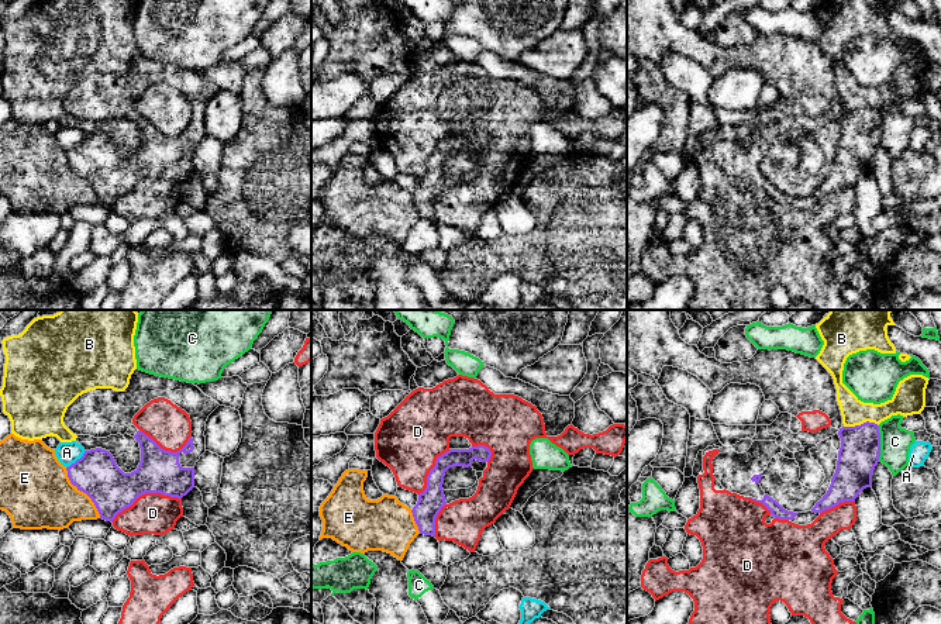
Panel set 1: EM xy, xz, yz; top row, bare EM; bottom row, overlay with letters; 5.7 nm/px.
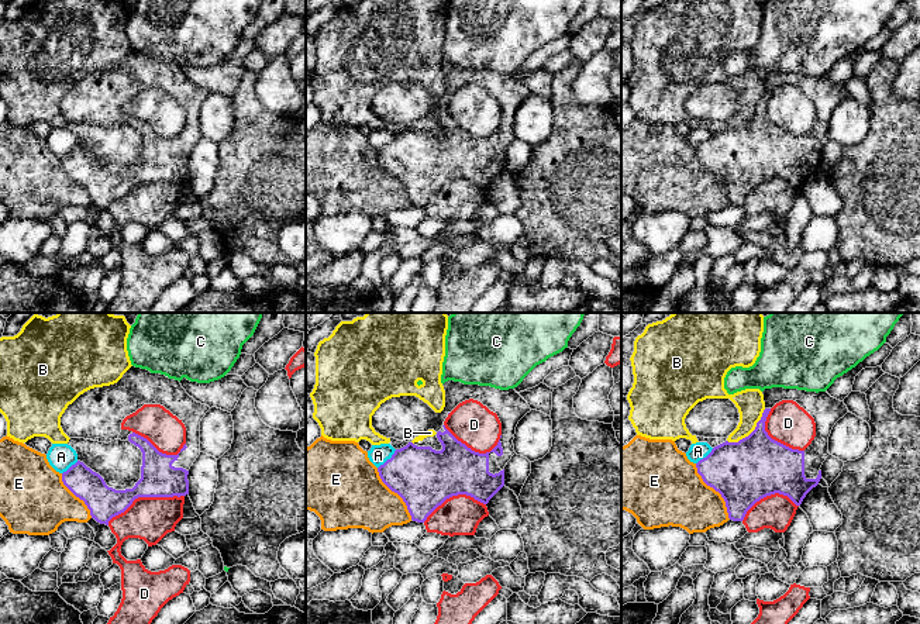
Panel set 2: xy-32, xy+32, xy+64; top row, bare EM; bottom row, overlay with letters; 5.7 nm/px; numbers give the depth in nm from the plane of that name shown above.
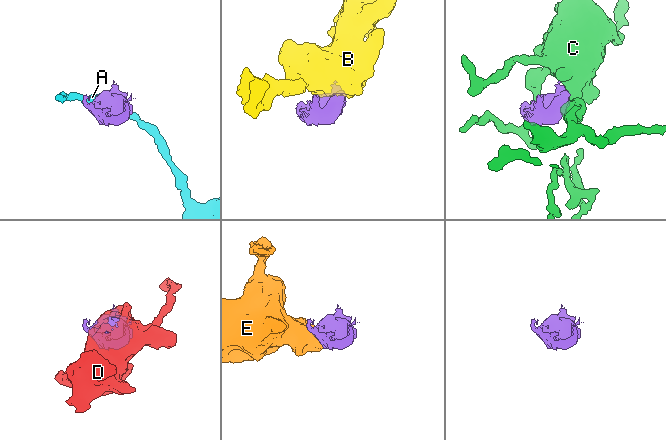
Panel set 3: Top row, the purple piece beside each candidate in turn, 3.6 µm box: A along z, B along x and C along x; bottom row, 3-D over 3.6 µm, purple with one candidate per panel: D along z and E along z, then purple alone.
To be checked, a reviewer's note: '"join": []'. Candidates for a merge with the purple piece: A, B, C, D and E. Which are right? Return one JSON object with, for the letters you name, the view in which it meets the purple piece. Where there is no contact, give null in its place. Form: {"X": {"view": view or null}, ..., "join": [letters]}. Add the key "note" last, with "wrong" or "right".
{"join": [], "note": "right"}

